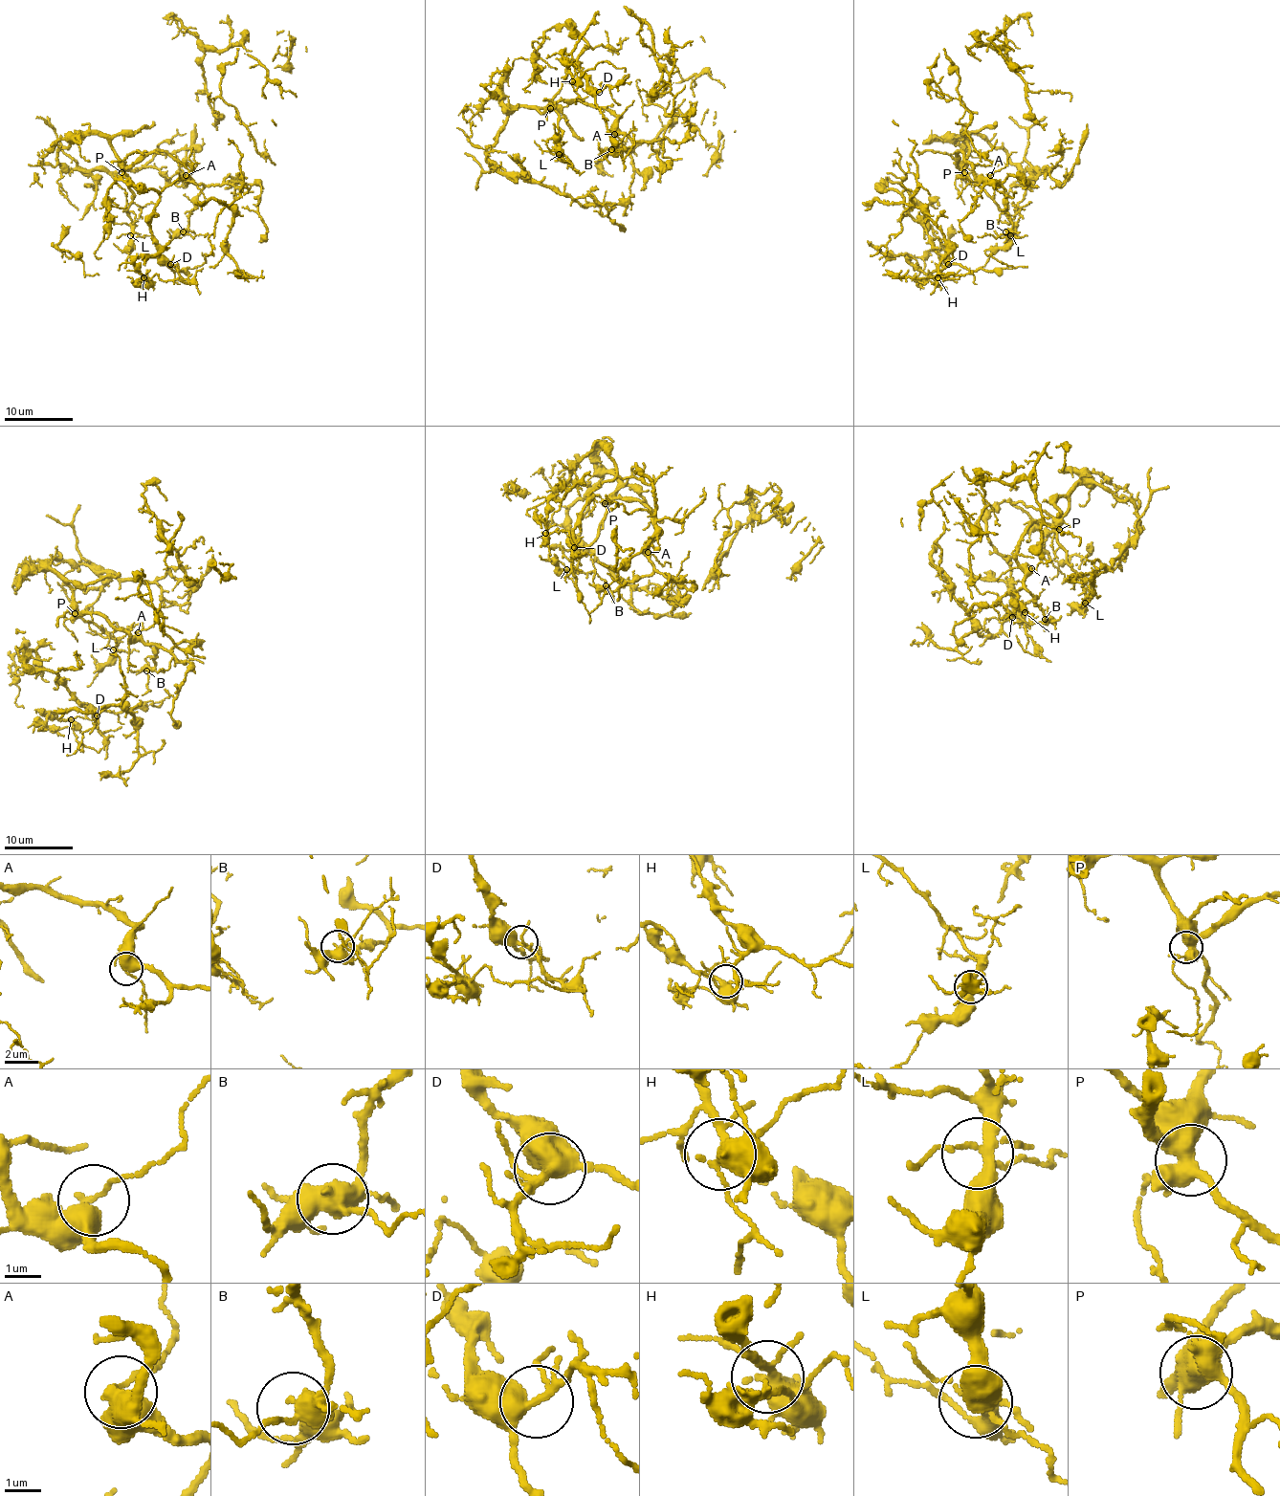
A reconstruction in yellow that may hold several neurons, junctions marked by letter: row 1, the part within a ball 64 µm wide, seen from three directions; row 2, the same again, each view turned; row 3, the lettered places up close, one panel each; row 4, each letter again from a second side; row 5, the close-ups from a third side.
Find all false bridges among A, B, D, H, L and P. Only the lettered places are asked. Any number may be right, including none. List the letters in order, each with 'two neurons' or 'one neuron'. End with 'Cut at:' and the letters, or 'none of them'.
A: one neuron
B: one neuron
D: one neuron
H: one neuron
L: one neuron
P: one neuron
Cut at: none of them

